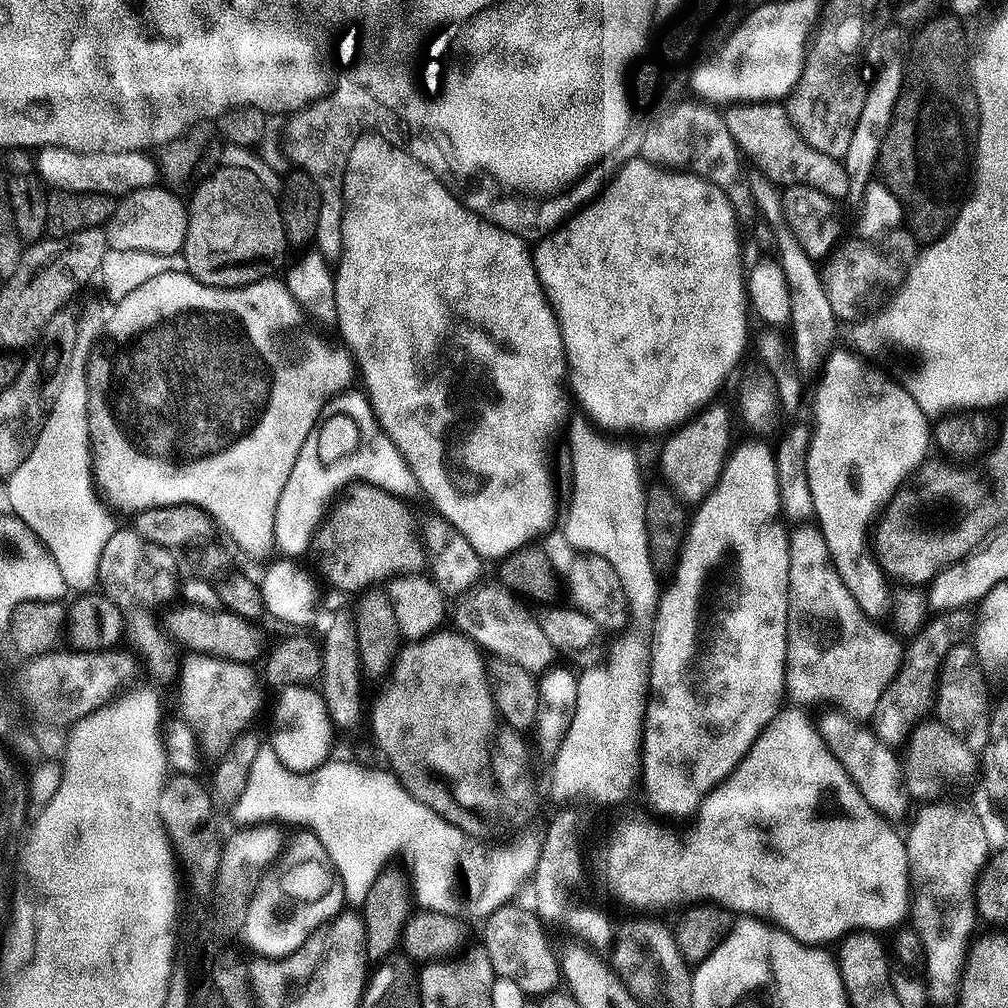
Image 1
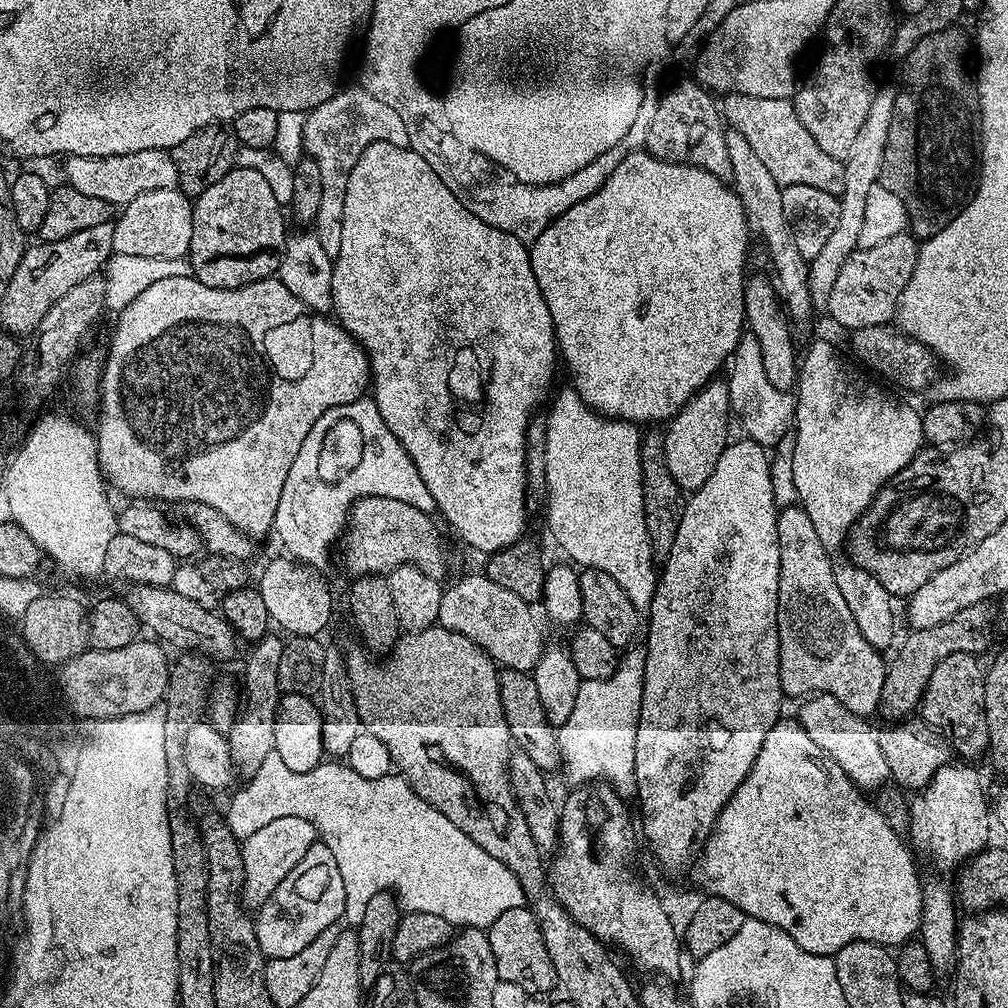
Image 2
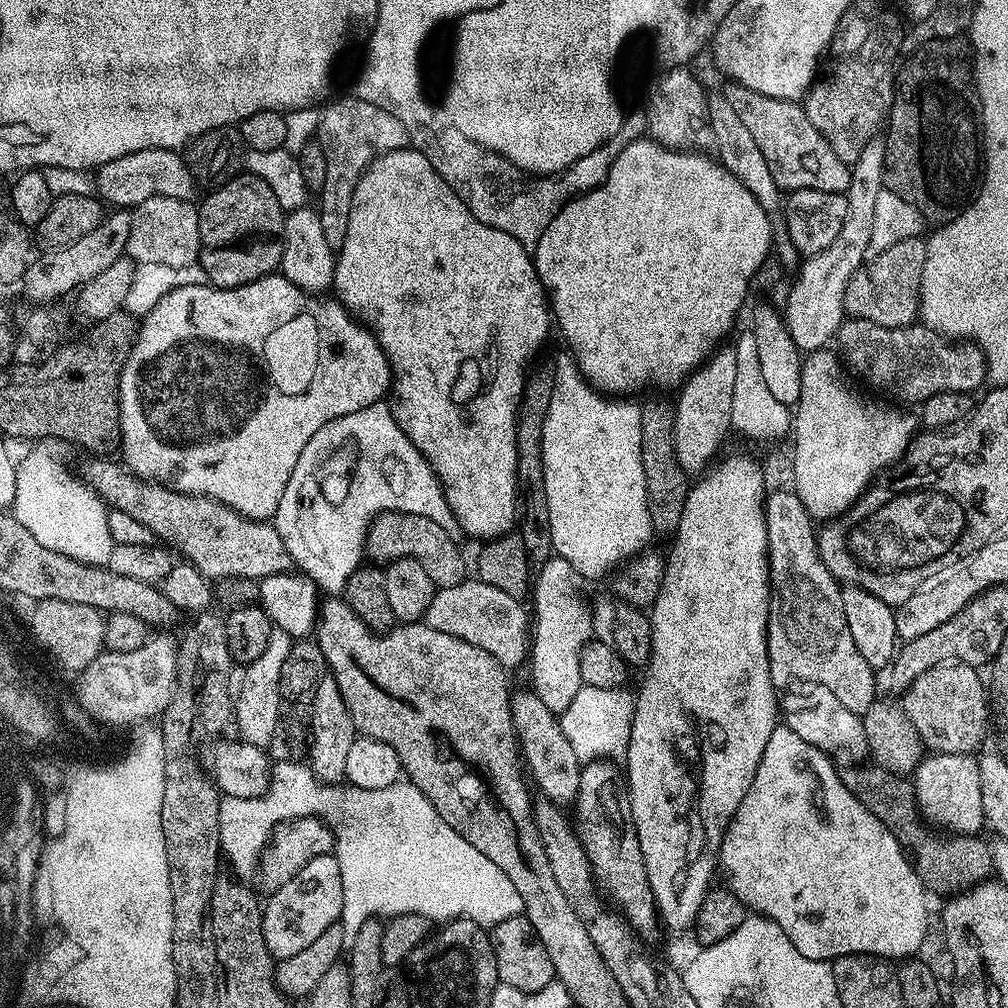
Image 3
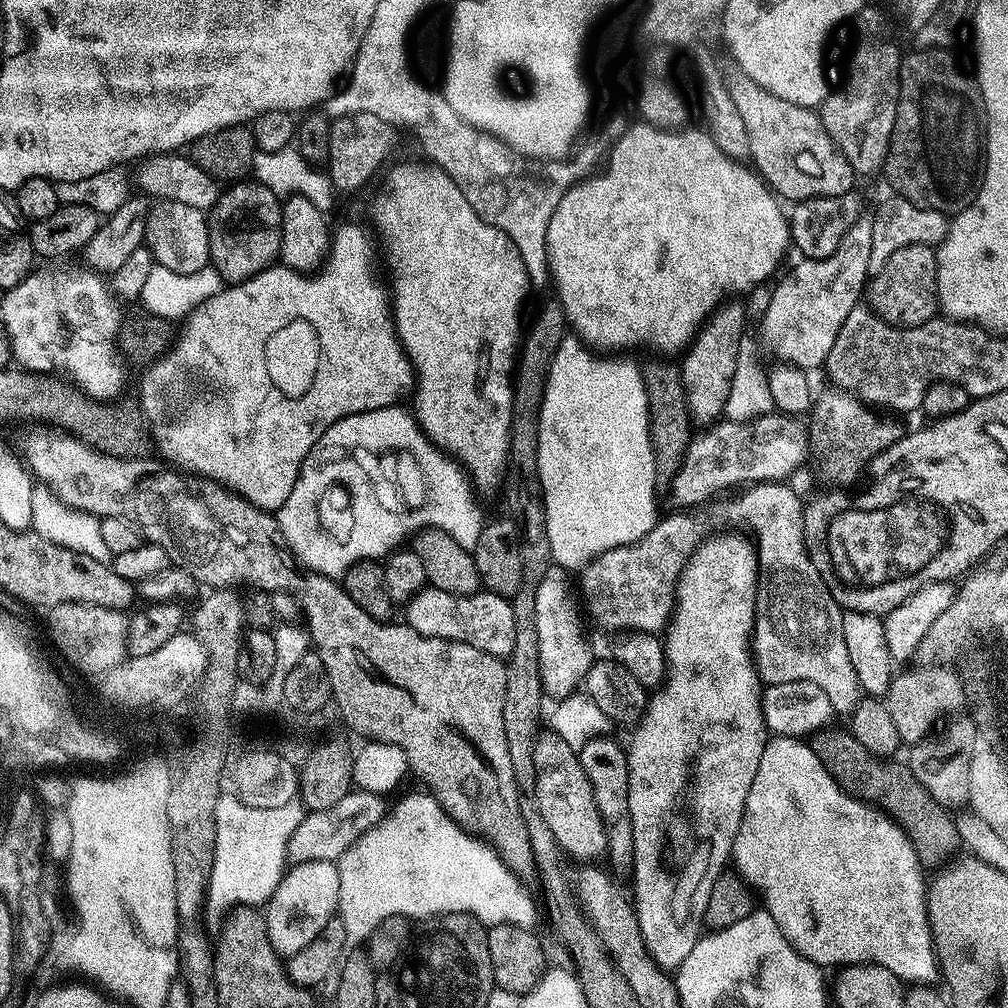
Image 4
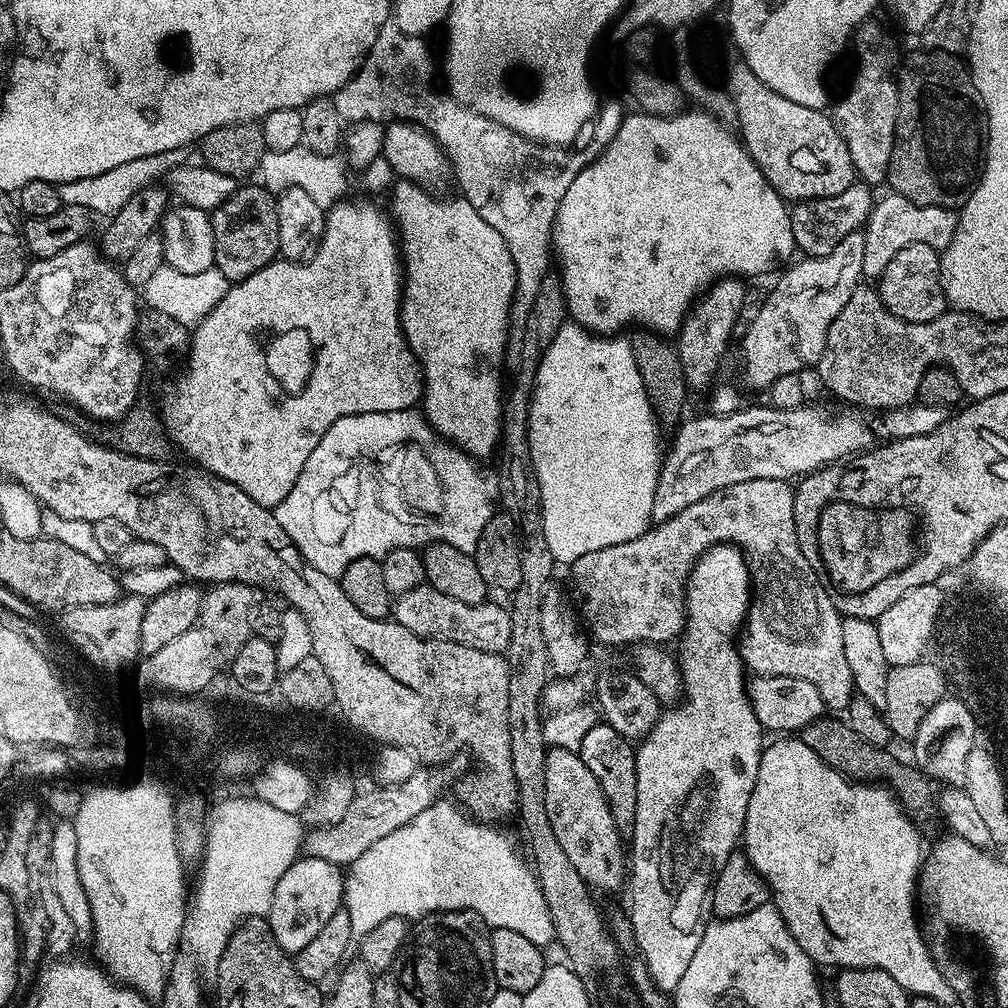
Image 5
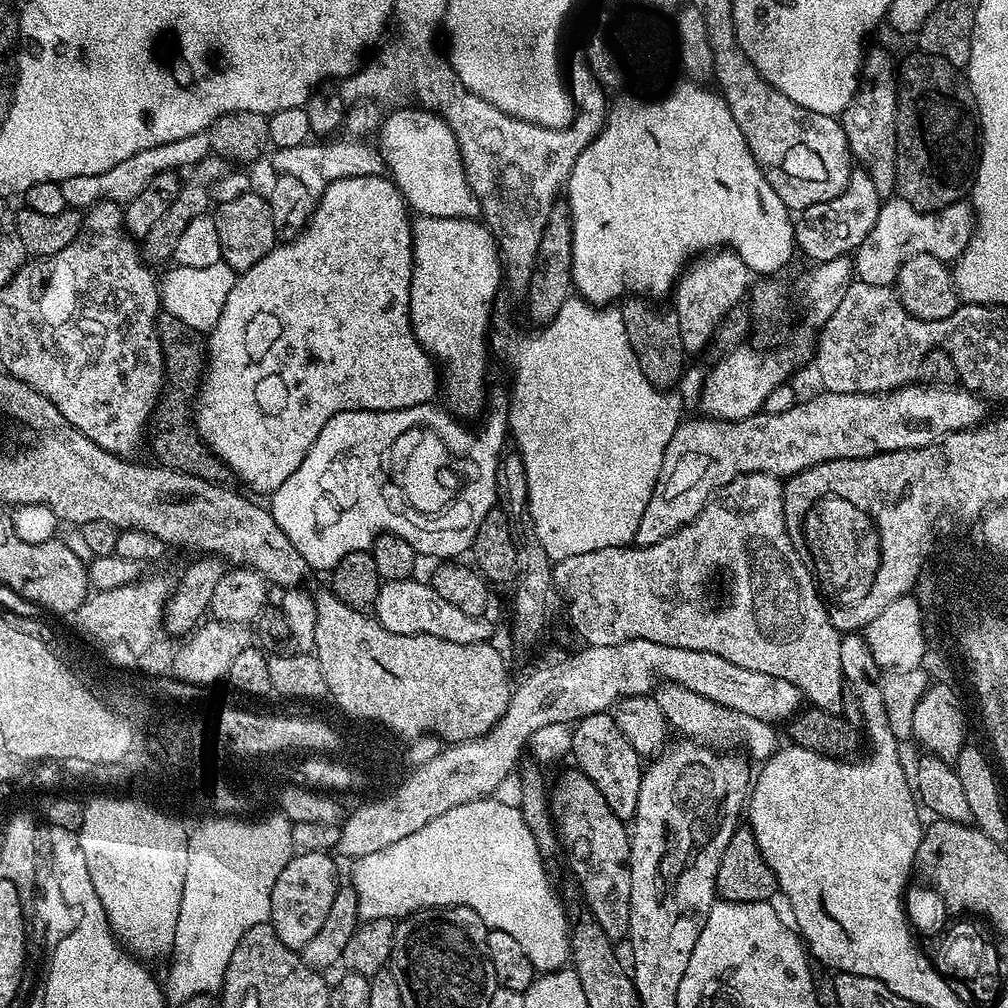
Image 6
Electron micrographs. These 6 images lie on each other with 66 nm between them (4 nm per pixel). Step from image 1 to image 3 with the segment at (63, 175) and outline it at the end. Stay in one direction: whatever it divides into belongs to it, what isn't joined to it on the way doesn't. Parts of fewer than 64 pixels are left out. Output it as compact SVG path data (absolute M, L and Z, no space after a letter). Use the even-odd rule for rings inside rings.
M151 148L108 162L98 170L98 194L109 205L133 208L150 197L170 197L191 201L198 187L195 176L189 170L185 157L175 149Z

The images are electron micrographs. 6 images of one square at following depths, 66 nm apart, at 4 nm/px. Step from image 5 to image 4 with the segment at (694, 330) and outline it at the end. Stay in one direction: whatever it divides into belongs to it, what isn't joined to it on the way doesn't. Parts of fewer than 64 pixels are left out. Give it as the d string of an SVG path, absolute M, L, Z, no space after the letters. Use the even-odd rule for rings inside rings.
M728 302L716 309L704 321L696 339L688 345L679 361L680 381L686 394L688 419L693 425L711 426L724 416L724 407L730 395L731 379L737 365L738 342L746 333L744 308L740 304Z

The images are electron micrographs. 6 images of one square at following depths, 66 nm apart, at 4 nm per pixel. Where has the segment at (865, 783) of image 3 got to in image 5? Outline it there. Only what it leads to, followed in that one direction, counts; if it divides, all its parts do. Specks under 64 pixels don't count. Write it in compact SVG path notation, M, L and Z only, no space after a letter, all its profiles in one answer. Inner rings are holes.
M821 718L810 722L804 728L801 728L798 733L799 739L803 740L806 746L810 746L810 750L814 750L814 754L818 758L822 758L822 762L826 766L830 766L841 776L853 782L885 780L889 784L885 785L891 789L896 799L900 801L901 808L909 817L928 816L931 812L934 812L934 796L933 793L928 793L929 781L919 768L911 763L908 763L909 765L903 764L898 757L891 756L888 753L889 749L887 747L880 747L866 742L866 739L856 734L843 719L828 719Z

